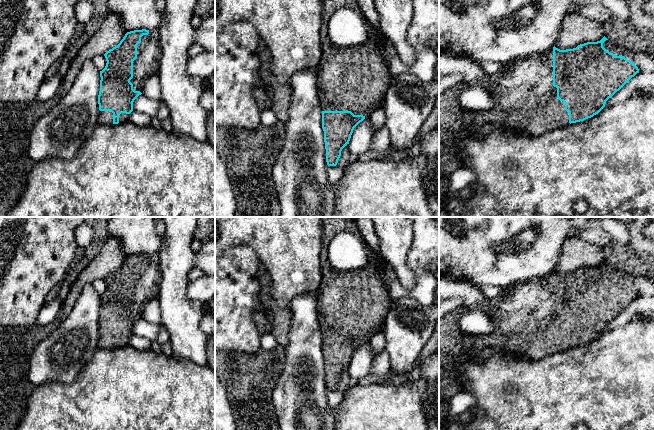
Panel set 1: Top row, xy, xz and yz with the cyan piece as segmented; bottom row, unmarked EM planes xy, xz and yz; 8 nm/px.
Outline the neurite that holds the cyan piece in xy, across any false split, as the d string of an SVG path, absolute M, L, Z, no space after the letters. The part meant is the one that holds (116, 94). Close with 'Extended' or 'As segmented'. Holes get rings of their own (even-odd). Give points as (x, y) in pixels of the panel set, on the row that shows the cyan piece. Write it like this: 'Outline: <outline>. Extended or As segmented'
Outline: M158 29L134 30L127 32L120 43L104 54L106 66L100 71L100 91L98 95L98 123L113 125L129 120L134 100L142 93L145 81L156 74L160 67L162 50Z. Extended

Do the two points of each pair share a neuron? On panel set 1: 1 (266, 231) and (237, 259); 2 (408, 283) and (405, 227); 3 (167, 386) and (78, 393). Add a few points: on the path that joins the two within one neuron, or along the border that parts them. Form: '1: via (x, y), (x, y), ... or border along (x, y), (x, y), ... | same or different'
1: border along (227, 248), (248, 245), (261, 263) | different
2: via (401, 269), (400, 241) | same
3: via (145, 393), (100, 393) | same

